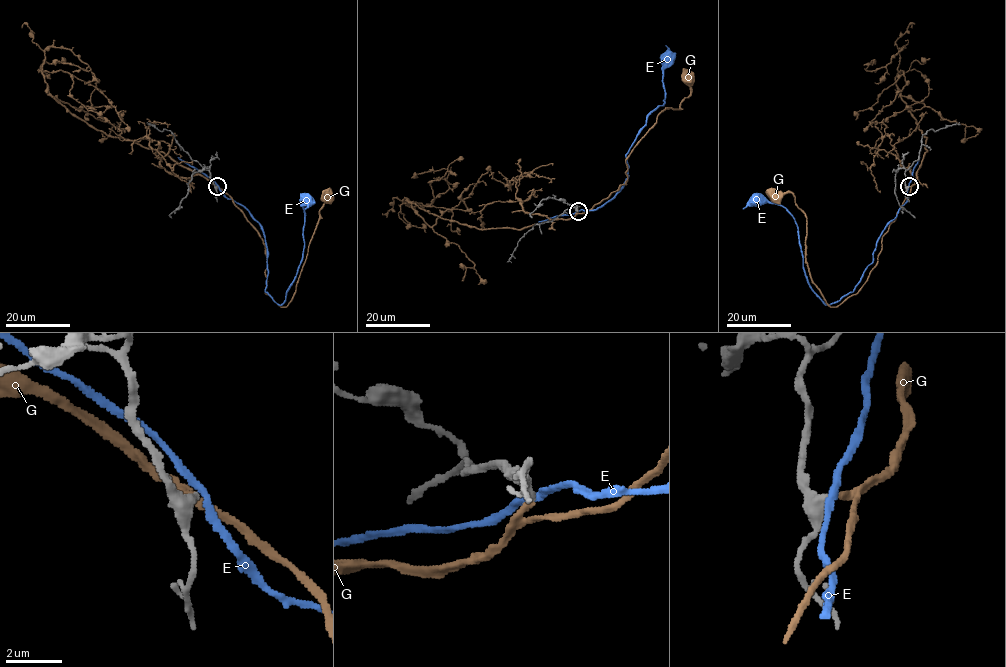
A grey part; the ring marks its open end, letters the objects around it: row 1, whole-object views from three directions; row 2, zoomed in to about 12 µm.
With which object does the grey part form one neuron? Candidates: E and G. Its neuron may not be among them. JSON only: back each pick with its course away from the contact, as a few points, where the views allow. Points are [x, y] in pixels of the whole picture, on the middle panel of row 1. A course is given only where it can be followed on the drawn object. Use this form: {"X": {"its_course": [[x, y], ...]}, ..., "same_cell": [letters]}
{"G": {"its_course": [[577, 211], [586, 212], [625, 184], [625, 160], [663, 110], [680, 107], [680, 103], [690, 93], [685, 78]]}, "same_cell": ["G"]}

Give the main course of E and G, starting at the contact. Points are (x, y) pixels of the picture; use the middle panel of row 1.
E: (578, 211), (594, 211), (621, 190), (627, 178), (625, 155), (647, 116), (665, 102), (666, 59)
G: (577, 211), (586, 212), (625, 184), (625, 160), (663, 110), (680, 107), (680, 103), (690, 93), (685, 78)

